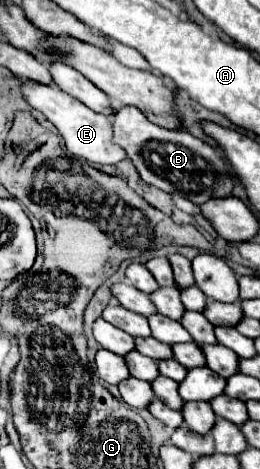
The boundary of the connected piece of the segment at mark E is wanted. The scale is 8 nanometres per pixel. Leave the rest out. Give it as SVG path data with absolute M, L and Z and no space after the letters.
M25 81L21 85L21 91L23 91L23 97L27 99L27 103L33 109L39 109L59 129L69 153L73 153L75 157L83 157L89 163L105 163L105 165L115 165L127 157L119 145L111 143L113 125L111 125L109 117L91 111L87 105L83 105L75 97L61 91L57 85L47 87L47 85L41 85L35 81Z

